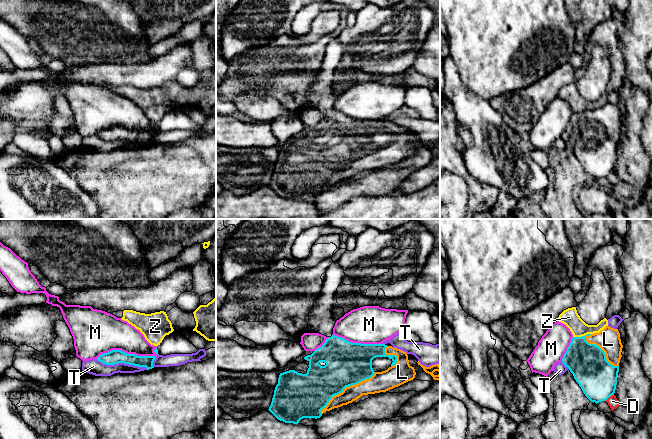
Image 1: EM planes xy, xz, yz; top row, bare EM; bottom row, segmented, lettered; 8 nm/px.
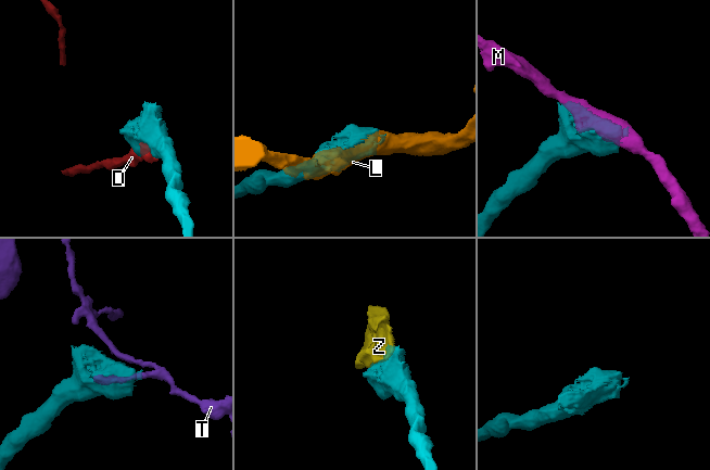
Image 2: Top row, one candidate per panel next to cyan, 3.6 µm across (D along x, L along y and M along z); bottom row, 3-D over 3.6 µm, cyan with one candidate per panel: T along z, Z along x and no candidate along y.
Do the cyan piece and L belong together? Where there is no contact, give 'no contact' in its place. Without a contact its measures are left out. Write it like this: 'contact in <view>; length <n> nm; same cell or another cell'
contact in xz; length 550 nm; same cell

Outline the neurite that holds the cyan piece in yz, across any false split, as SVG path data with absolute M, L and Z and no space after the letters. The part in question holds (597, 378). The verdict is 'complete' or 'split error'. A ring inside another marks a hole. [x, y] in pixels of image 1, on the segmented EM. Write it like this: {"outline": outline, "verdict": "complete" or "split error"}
{"outline": "M606 326L599 333L573 337L562 363L573 374L585 396L596 404L614 395L623 345L618 329Z", "verdict": "split error"}

